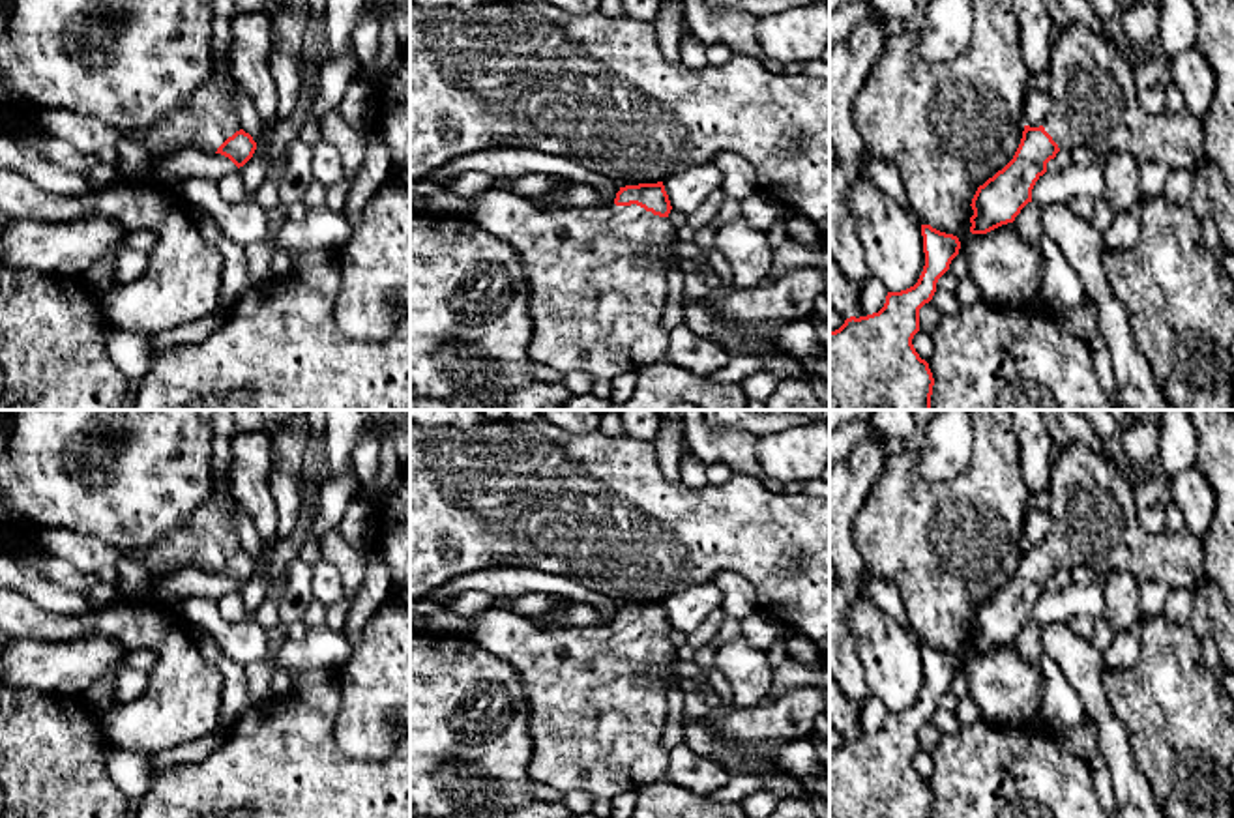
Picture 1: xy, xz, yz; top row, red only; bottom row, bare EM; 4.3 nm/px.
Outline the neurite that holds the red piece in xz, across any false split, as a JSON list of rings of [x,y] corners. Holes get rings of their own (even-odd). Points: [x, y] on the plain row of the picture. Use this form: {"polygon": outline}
{"polygon": [[[663,601],[620,606],[612,623],[590,627],[539,629],[506,608],[483,608],[472,618],[464,636],[507,661],[522,679],[530,706],[528,773],[536,782],[610,801],[665,779],[667,691],[680,681],[674,666],[682,659],[667,638],[672,625]]]}

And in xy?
{"polygon": [[[227,468],[212,477],[212,492],[191,520],[146,548],[118,548],[95,535],[56,528],[39,532],[34,545],[49,556],[66,560],[82,575],[99,575],[122,558],[131,558],[146,565],[157,582],[170,578],[178,569],[197,567],[204,573],[221,573],[240,588],[253,577],[257,562],[242,548],[230,526],[236,511]]]}

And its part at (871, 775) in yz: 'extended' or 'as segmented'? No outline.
as segmented

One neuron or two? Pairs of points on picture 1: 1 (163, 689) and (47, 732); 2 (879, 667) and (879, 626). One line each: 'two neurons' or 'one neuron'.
1: two neurons
2: one neuron

